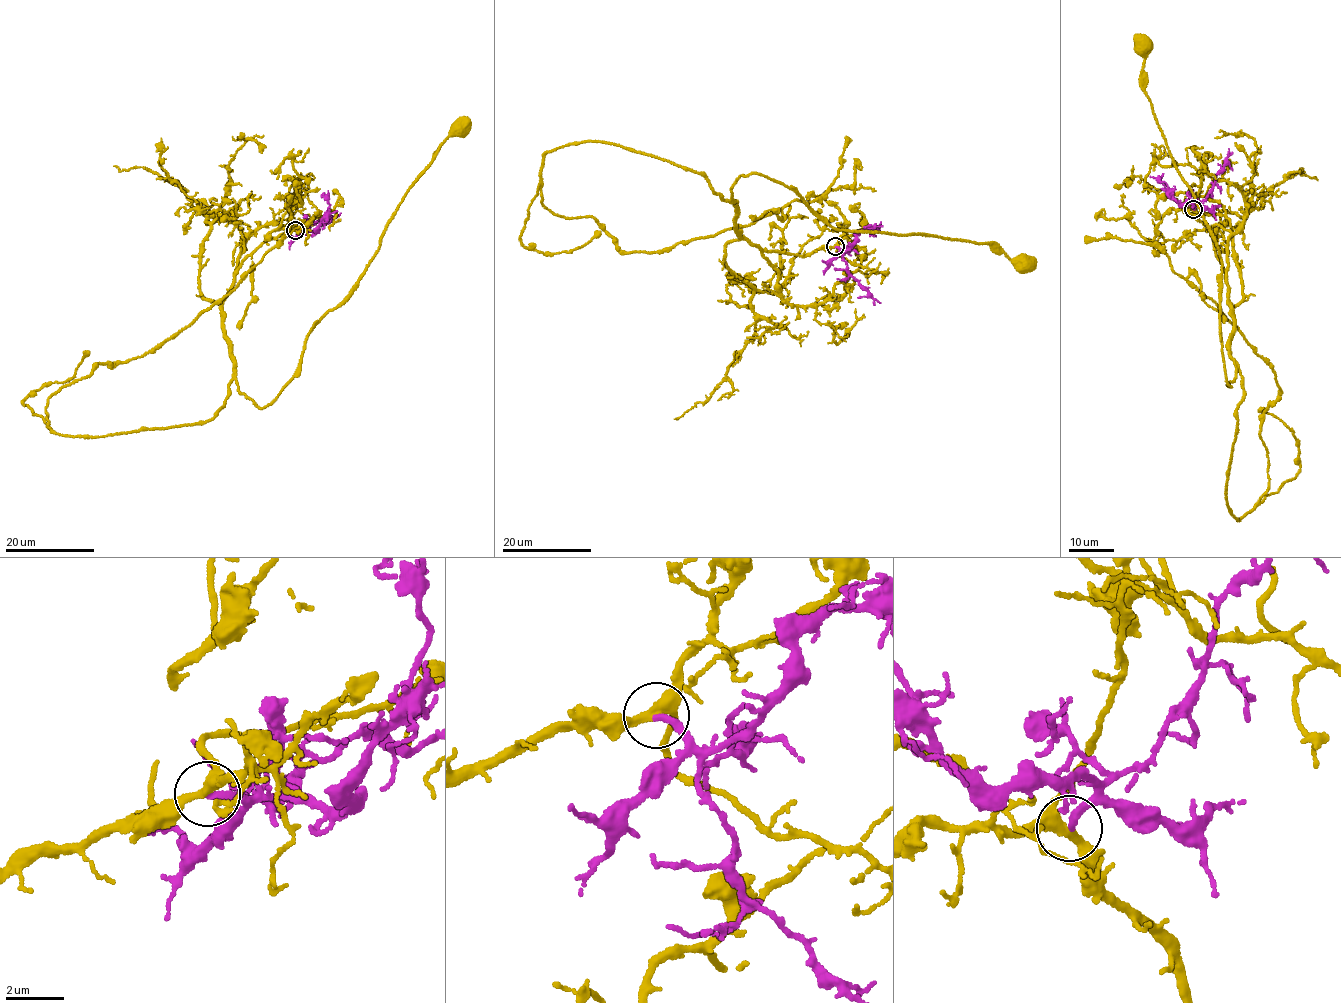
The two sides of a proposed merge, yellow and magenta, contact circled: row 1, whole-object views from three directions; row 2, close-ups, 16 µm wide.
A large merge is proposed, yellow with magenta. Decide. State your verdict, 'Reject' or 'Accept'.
Accept

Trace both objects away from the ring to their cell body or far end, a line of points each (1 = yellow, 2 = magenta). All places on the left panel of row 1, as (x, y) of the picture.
1: (295, 230), (244, 259), (222, 305), (237, 391), (258, 407), (462, 128)
2: (295, 230), (316, 232), (328, 202), (322, 196), (324, 193)

